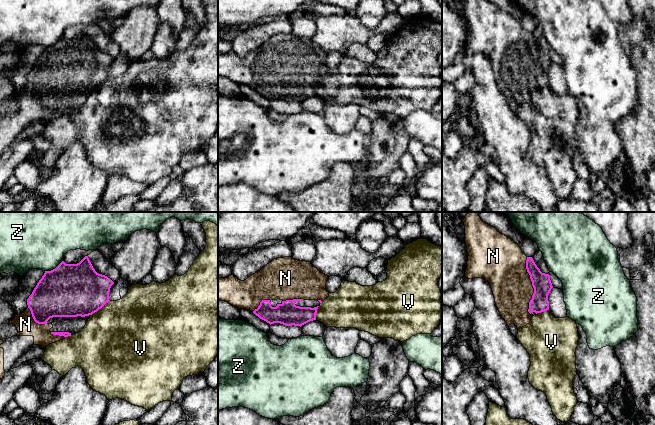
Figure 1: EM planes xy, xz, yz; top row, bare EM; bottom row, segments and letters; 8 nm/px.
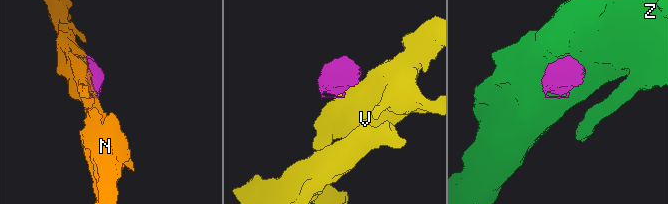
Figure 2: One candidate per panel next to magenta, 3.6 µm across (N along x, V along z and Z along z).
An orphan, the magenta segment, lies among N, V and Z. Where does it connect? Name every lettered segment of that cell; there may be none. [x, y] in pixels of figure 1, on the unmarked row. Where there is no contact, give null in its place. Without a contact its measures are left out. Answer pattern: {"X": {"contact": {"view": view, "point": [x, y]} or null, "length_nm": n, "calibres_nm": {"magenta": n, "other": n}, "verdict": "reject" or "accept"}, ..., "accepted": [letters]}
{"N": {"contact": {"view": "yz", "point": [532, 61]}, "length_nm": 460, "calibres_nm": {"magenta": 150, "other": 320}, "verdict": "accept"}, "V": {"contact": {"view": "xy", "point": [100, 84]}, "length_nm": 200, "calibres_nm": {"magenta": 420, "other": 500}, "verdict": "reject"}, "Z": {"contact": {"view": "xy", "point": [53, 45]}, "length_nm": 170, "calibres_nm": {"magenta": 440, "other": 360}, "verdict": "reject"}, "accepted": ["N"]}

